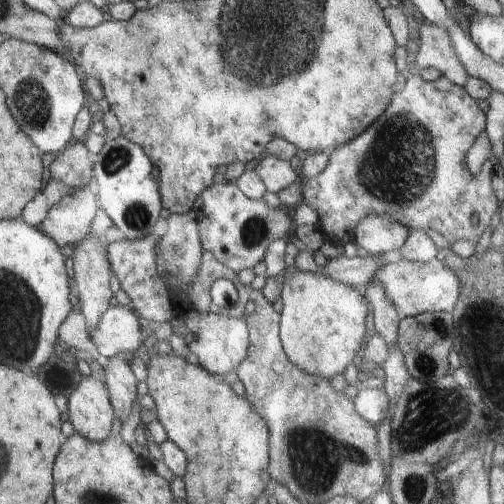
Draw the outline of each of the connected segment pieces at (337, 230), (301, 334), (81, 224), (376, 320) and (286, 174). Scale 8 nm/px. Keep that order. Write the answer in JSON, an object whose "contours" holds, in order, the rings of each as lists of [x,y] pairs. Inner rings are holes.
{"contours":[[[[417,71],[406,72],[404,82],[404,88],[394,94],[394,106],[390,106],[390,110],[386,110],[386,114],[382,114],[382,118],[378,118],[378,122],[374,122],[374,126],[370,126],[362,138],[354,138],[350,146],[329,150],[326,168],[320,174],[301,181],[300,202],[310,204],[316,210],[320,230],[326,237],[338,240],[343,246],[354,242],[355,229],[366,217],[374,215],[389,216],[410,231],[432,228],[451,244],[460,240],[478,244],[482,232],[488,228],[488,224],[492,224],[490,220],[498,212],[498,199],[491,185],[490,161],[482,166],[478,176],[472,176],[464,164],[464,158],[476,137],[484,131],[484,124],[488,124],[488,120],[466,89],[444,76],[430,81],[422,78]],[[428,140],[434,146],[422,146],[422,142]]],[[[296,267],[286,269],[285,281],[281,290],[282,304],[282,342],[286,342],[286,354],[290,354],[290,362],[308,374],[320,378],[332,378],[342,374],[346,366],[356,356],[360,344],[366,336],[366,314],[368,314],[367,300],[356,292],[350,285],[325,277],[318,273],[300,272]]],[[[95,185],[74,190],[58,206],[50,209],[46,225],[42,229],[60,246],[83,243],[91,235],[96,212],[101,209]]],[[[370,282],[366,294],[372,310],[372,332],[378,333],[385,340],[388,348],[393,349],[397,346],[402,318],[380,285]]],[[[266,154],[255,167],[256,174],[265,184],[265,190],[278,193],[282,188],[296,183],[296,172],[292,170],[289,161],[282,160],[274,155]]]]}

